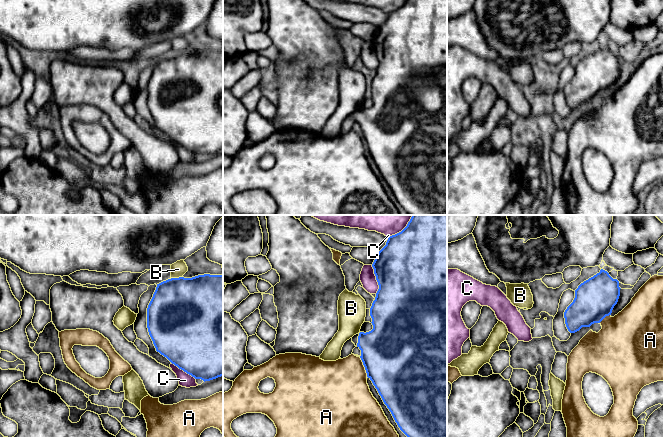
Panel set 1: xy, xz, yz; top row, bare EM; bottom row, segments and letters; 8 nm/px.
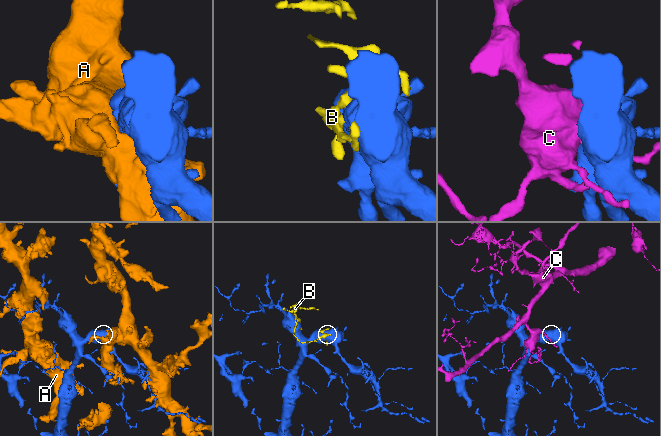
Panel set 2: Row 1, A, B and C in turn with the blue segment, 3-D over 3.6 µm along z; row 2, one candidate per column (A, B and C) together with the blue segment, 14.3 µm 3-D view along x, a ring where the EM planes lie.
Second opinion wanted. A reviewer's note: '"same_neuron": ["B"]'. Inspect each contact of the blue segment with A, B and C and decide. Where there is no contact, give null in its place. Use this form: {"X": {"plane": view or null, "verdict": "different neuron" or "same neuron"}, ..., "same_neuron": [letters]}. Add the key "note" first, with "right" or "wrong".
{"note": "wrong", "A": {"plane": "xz", "verdict": "different neuron"}, "B": {"plane": "xy", "verdict": "different neuron"}, "C": {"plane": "xz", "verdict": "different neuron"}, "same_neuron": []}

